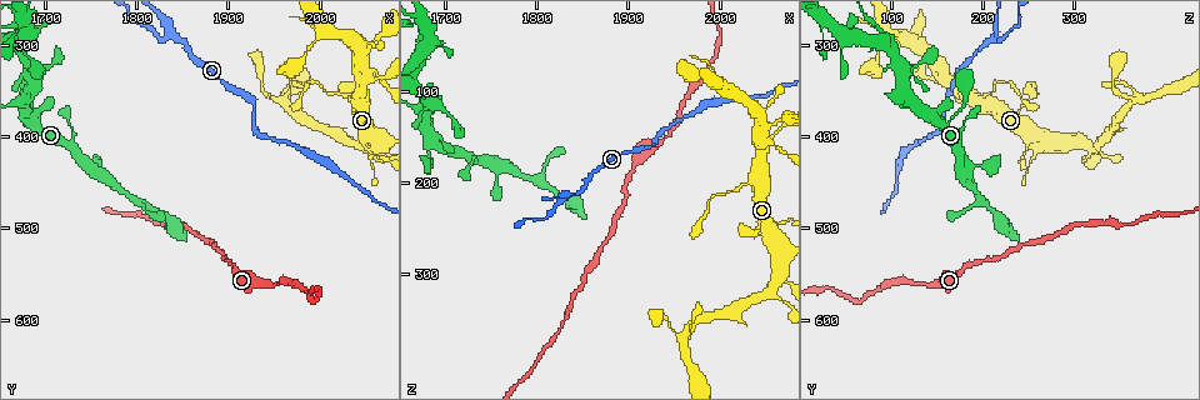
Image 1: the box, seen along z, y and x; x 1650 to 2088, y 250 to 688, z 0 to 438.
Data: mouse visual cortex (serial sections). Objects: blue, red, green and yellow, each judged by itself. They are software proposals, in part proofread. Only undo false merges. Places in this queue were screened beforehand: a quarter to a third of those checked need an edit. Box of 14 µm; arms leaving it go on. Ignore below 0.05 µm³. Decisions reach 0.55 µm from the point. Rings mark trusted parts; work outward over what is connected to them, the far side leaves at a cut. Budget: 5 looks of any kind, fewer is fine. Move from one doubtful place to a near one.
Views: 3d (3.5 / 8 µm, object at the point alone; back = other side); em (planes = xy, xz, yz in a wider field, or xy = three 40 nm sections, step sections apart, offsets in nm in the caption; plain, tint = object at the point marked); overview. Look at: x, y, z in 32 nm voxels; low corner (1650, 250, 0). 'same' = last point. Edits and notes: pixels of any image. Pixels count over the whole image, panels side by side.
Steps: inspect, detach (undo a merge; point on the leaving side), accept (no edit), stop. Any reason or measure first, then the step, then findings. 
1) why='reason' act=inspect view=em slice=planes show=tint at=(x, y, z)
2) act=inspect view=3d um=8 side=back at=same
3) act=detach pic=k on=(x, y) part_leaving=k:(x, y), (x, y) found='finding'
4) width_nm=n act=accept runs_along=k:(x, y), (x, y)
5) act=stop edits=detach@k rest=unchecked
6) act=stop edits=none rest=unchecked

why='branch point' act=inspect view=3d um=8 at=(2035, 360, 200)

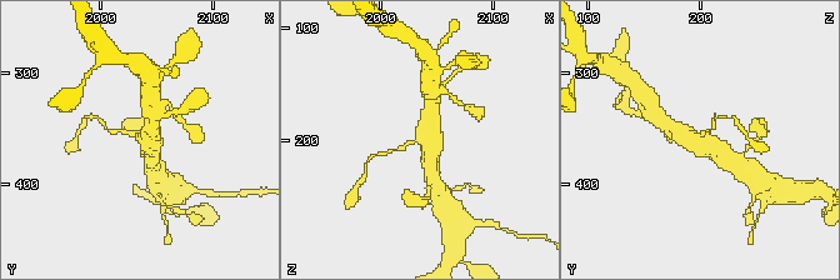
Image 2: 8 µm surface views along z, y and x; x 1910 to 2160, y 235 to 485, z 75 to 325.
act=inspect view=em slice=xy step=1 show=tint at=(2034, 360, 196)

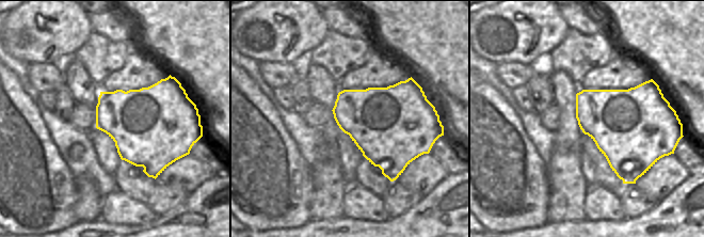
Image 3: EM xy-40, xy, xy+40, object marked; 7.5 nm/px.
width_nm=550 act=detach pic=2 on=(114, 131) part_leaving=2:(133, 133), (110, 131), (95, 118), (89, 118) found='a second cell is stuck on'

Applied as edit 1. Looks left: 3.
why='three arms meet' act=inspect view=3d um=3.5 side=back at=(1840, 290, 215)

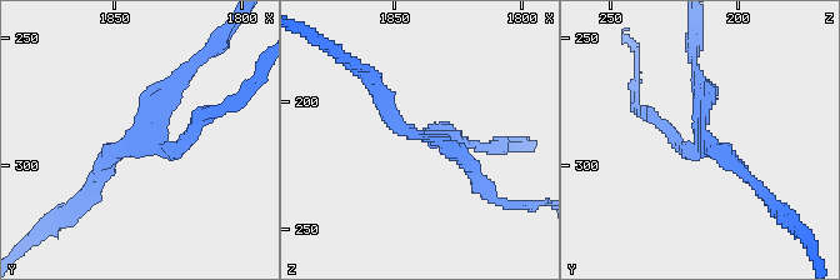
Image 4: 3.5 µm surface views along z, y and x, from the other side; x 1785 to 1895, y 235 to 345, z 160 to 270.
act=inspect view=em slice=xy step=1 show=tint at=(1842, 291, 213)

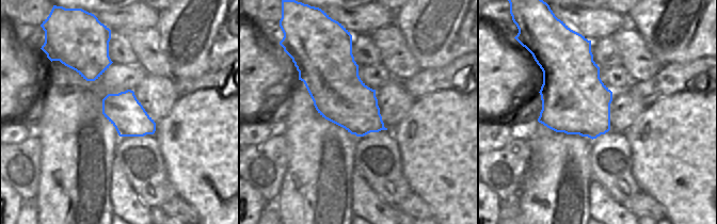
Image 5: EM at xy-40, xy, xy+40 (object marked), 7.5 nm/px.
arms=3 act=accept runs_along=4:(370, 84), (389, 115), (448, 144), (474, 173) found='one cell here'

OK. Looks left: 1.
act=stop edits=detach@2 rest=unchecked

